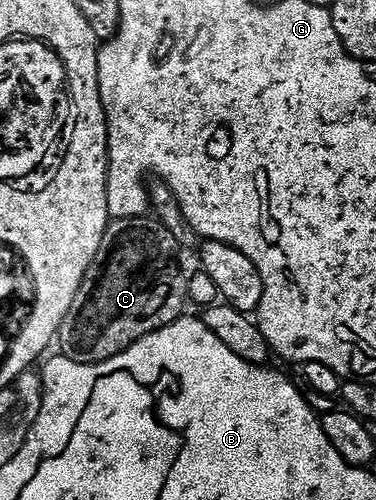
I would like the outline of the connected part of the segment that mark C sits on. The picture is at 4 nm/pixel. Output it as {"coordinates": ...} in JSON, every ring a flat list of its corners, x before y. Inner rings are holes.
{"coordinates":[[157,217,149,218,113,219,103,233,99,253,95,253,95,261,91,261,83,277,83,285,79,285,79,293,75,293,75,301,71,301,71,309,67,309,67,317,63,317,59,332,60,354,66,355,71,361,107,361,135,345,135,341,171,325,186,314,189,284,186,272,181,272,181,263,177,260,179,248,161,221]]}

